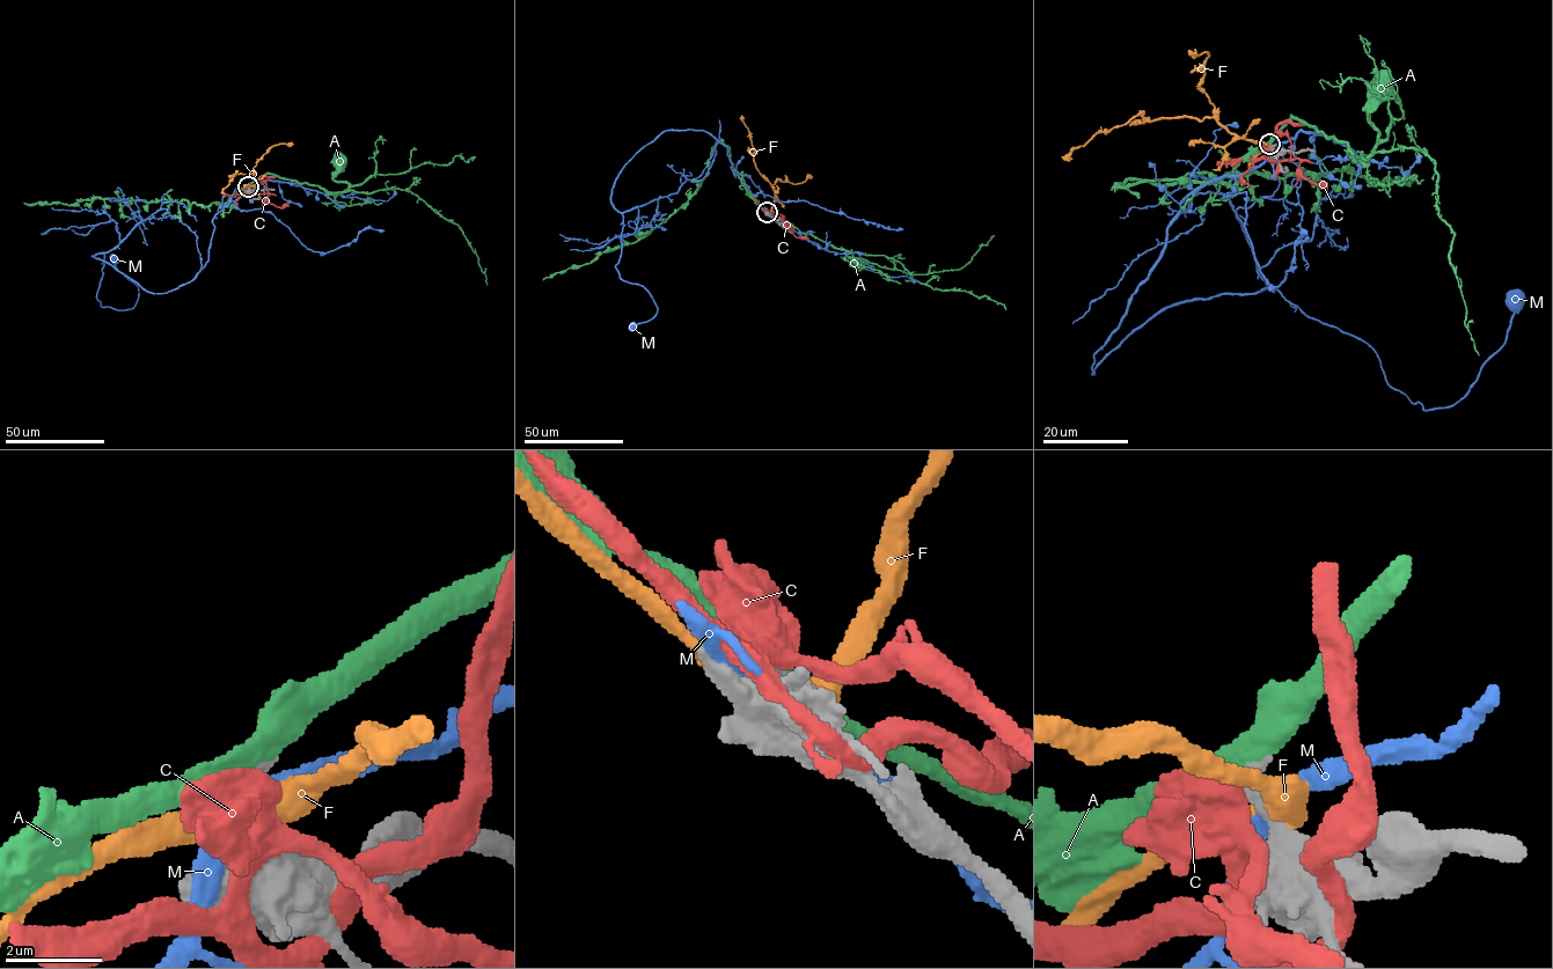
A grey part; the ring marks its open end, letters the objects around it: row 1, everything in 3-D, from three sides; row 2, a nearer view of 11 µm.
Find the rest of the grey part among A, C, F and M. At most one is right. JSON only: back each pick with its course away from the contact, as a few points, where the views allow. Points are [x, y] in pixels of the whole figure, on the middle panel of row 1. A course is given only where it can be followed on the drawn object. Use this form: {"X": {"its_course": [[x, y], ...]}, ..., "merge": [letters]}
{"A": {"its_course": [[767, 211], [867, 262], [851, 261], [858, 258], [861, 264]]}, "merge": ["A"]}

